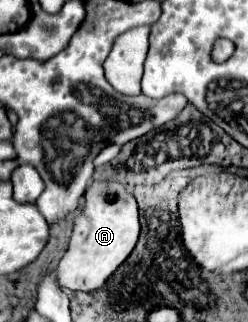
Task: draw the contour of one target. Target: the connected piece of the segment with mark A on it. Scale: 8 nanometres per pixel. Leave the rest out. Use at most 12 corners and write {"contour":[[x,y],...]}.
{"contour":[[94,181],[58,283],[98,291],[140,239],[134,195]]}

